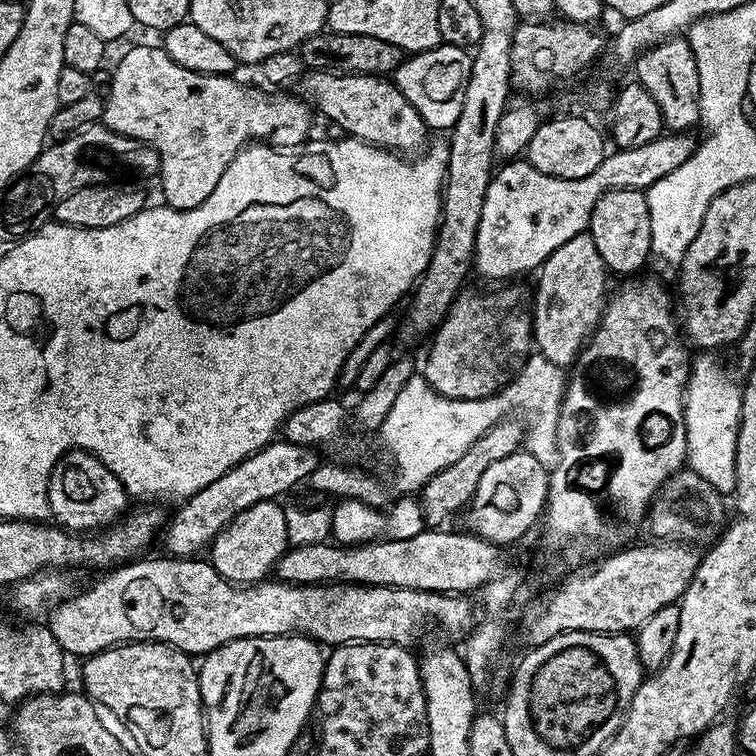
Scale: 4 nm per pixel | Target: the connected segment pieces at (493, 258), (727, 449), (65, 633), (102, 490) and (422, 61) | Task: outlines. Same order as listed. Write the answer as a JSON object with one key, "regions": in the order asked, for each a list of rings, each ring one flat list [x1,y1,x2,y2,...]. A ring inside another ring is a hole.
{"regions":[[[677,132,675,134,662,134,654,142,646,142,646,146,634,146,633,148,616,148,609,151,605,155,601,164,593,170,592,173,586,174,586,178,554,178,550,174,542,174,542,170,534,170,534,166,526,158,512,158,495,169,492,173,492,180,488,183,486,190,486,198,482,202,482,218,478,222,478,238,476,239,476,255,474,257,475,275,485,276,488,280,504,280,500,282,512,282,515,276,520,276,523,272,535,273,540,265,545,264,550,258,550,254,554,254,554,250,558,250,558,246,570,242,570,238,574,238,578,234,588,232,588,223,592,217,594,206,598,202,598,198,602,198,604,192,610,190,622,190,623,188,639,188,647,190,652,184,658,182,660,178,665,178,666,174,673,173,678,166,686,162,696,152,698,145,697,137,692,137,688,132]],[[700,360,691,365,688,386,684,389,684,429,686,430,686,446,688,447,687,467,698,478,704,478,706,482,721,494,732,494,736,491,736,447,738,446,738,430,740,429,740,394,742,388,739,383,735,384,730,377,724,373,724,368,720,364,715,364,712,360]],[[140,558,135,562,125,563,115,570,109,571,102,580,97,584,89,586,85,592,77,591,69,595,67,600,61,600,47,613,46,627,52,631,58,646,69,657,80,656,87,658,98,654,107,648,115,648,117,644,125,642,159,642,168,644,172,648,177,648,183,652,191,654,193,657,200,658,205,654,220,648,223,644,230,643,231,640,241,640,242,638,258,638,259,636,291,636,299,634,308,636,315,640,321,646,339,646,341,644,354,644,363,642,366,644,402,644,412,646,412,643,423,634,427,628,441,628,448,636,459,636,464,638,472,632,474,621,472,622,472,604,471,599,465,598,460,594,449,594,447,592,423,592,422,590,410,590,409,588,395,588,394,586,365,586,362,584,345,584,343,582,329,582,323,584,286,584,283,582,261,582,255,586,240,586,232,584,207,559,196,560,200,558,163,558,164,560,148,560,149,558]],[[80,448,64,452,48,479,48,510,51,519,69,532,88,534,93,530,103,530,125,515,128,503,128,492,122,482,118,482,116,475,98,457]],[[441,43,428,51,409,55,392,74,396,88,408,101,415,103,420,117,433,130,450,130,462,112,462,99,472,69,471,53,454,45]]]}

